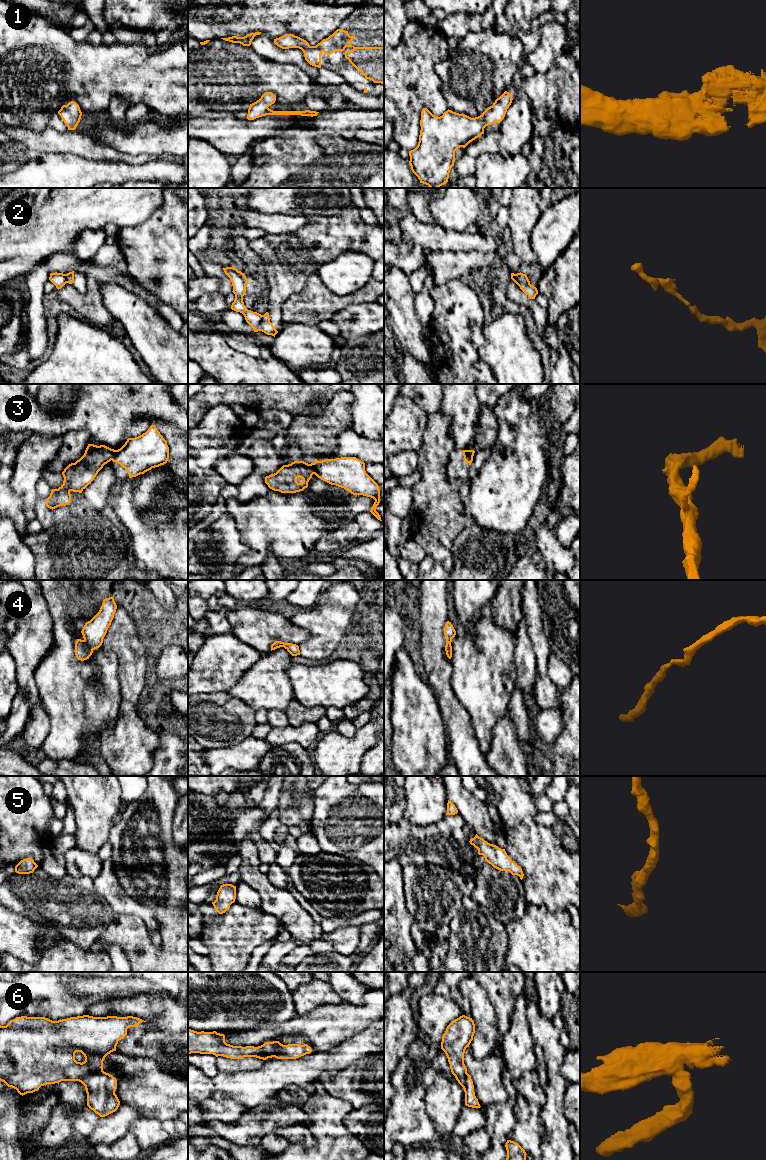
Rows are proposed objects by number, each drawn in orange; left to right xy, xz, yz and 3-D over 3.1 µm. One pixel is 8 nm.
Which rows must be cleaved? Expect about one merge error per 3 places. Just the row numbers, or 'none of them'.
2, 3, 6

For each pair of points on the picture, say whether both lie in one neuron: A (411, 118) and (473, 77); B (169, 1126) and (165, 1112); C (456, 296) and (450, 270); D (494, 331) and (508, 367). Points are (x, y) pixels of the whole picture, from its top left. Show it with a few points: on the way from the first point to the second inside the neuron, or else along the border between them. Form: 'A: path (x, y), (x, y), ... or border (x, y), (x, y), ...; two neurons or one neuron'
A: border (437, 74), (440, 80), (440, 89), (448, 108); two neurons
B: border (173, 1119), (165, 1119), (162, 1122); two neurons
C: border (451, 279), (443, 284); two neurons
D: path (503, 340), (507, 344), (508, 358); one neuron

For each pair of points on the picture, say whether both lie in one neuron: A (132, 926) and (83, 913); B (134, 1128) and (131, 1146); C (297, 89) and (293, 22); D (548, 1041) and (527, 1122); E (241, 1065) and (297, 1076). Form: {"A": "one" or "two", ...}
{"A": "two", "B": "two", "C": "two", "D": "two", "E": "two"}

